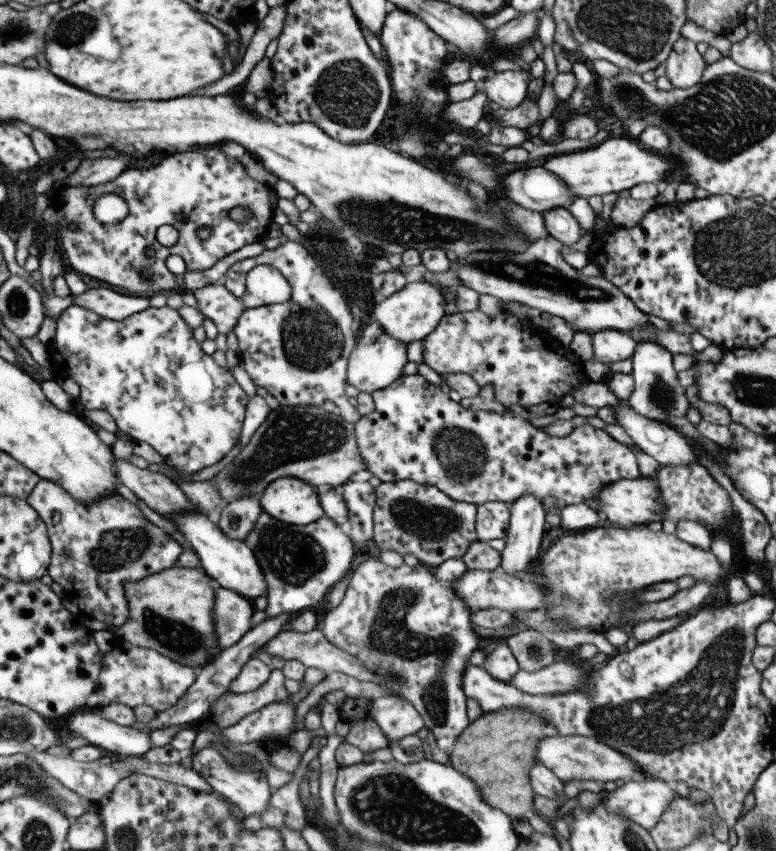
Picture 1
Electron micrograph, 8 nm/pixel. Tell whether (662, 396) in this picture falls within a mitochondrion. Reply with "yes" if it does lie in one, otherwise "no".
yes

